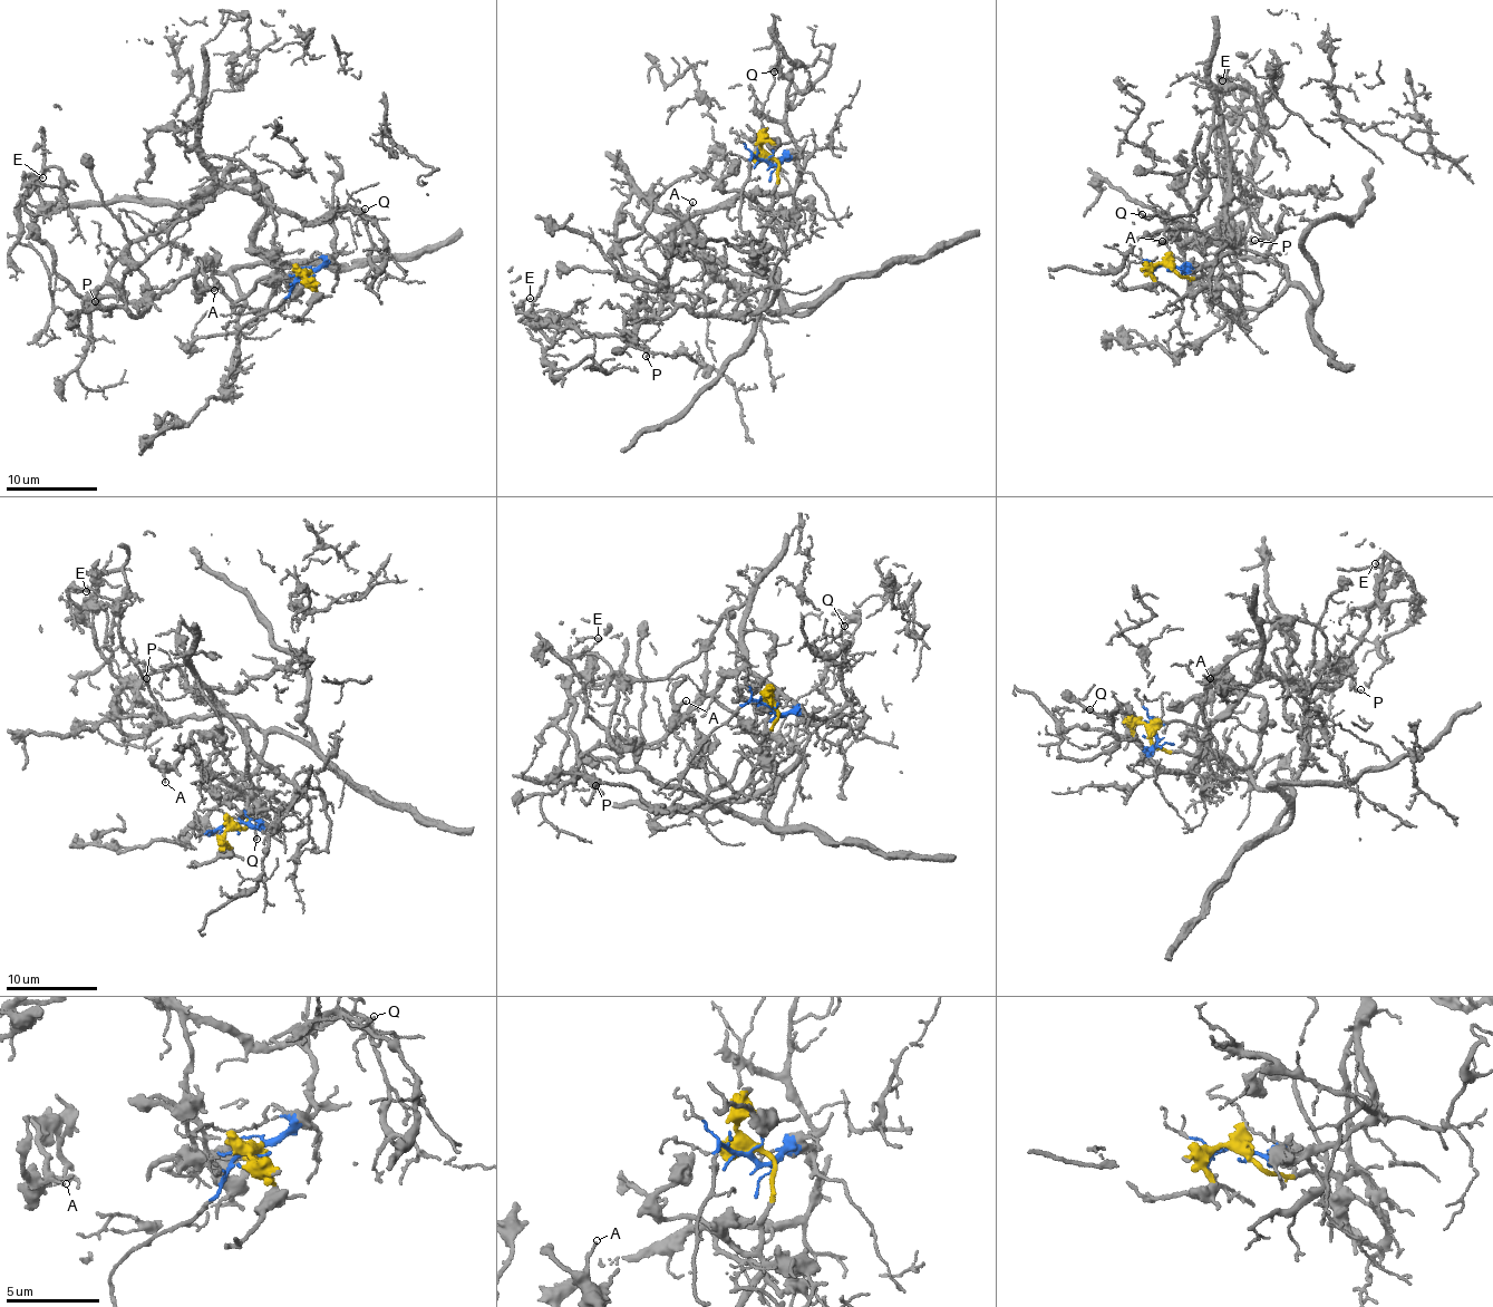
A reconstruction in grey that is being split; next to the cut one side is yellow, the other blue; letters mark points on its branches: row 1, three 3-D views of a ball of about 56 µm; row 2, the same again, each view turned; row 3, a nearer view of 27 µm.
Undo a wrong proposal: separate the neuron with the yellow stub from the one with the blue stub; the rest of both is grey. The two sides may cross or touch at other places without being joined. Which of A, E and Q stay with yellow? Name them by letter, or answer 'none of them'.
A, E

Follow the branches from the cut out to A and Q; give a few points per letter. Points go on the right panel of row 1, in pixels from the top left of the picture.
A: (1172, 267), (1182, 276), (1228, 279), (1240, 294), (1234, 248), (1230, 235), (1219, 225), (1181, 240), (1162, 241)
Q: (1172, 267), (1189, 274), (1209, 267), (1231, 245), (1206, 236), (1186, 222), (1160, 214), (1147, 220), (1143, 214)

